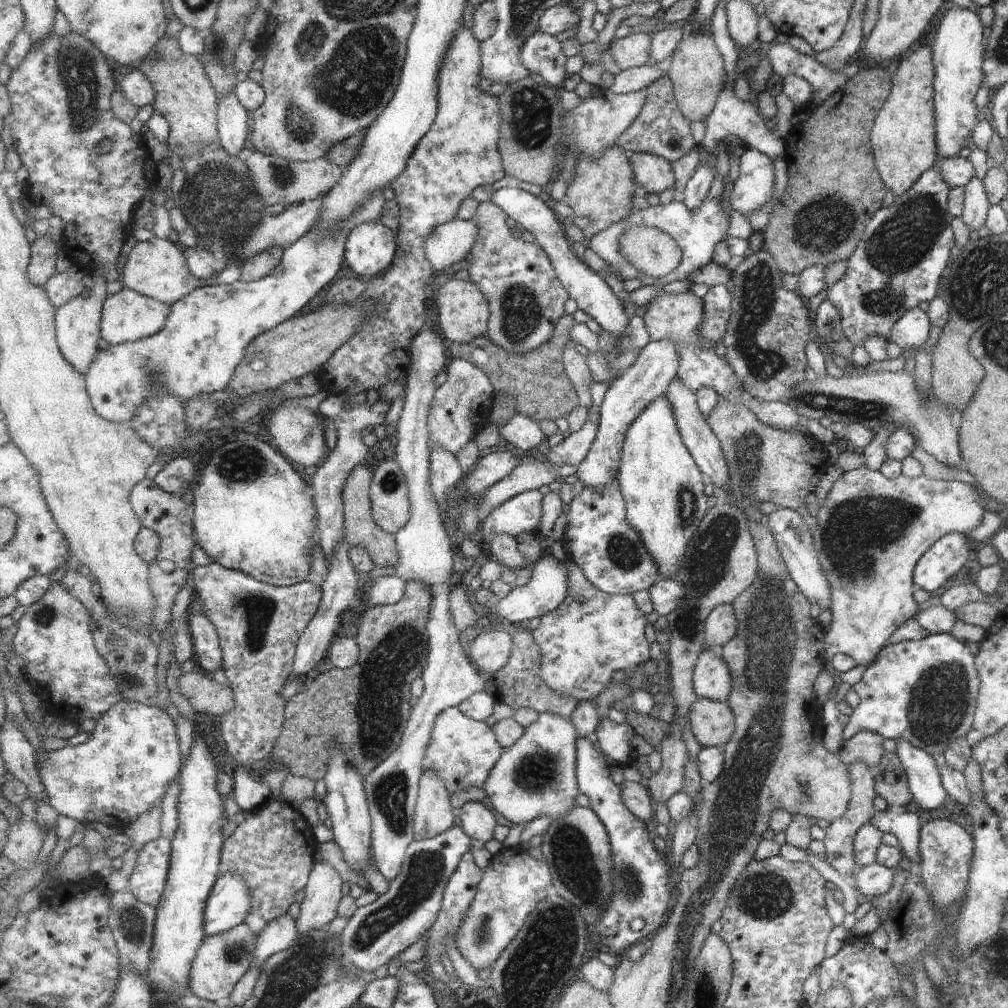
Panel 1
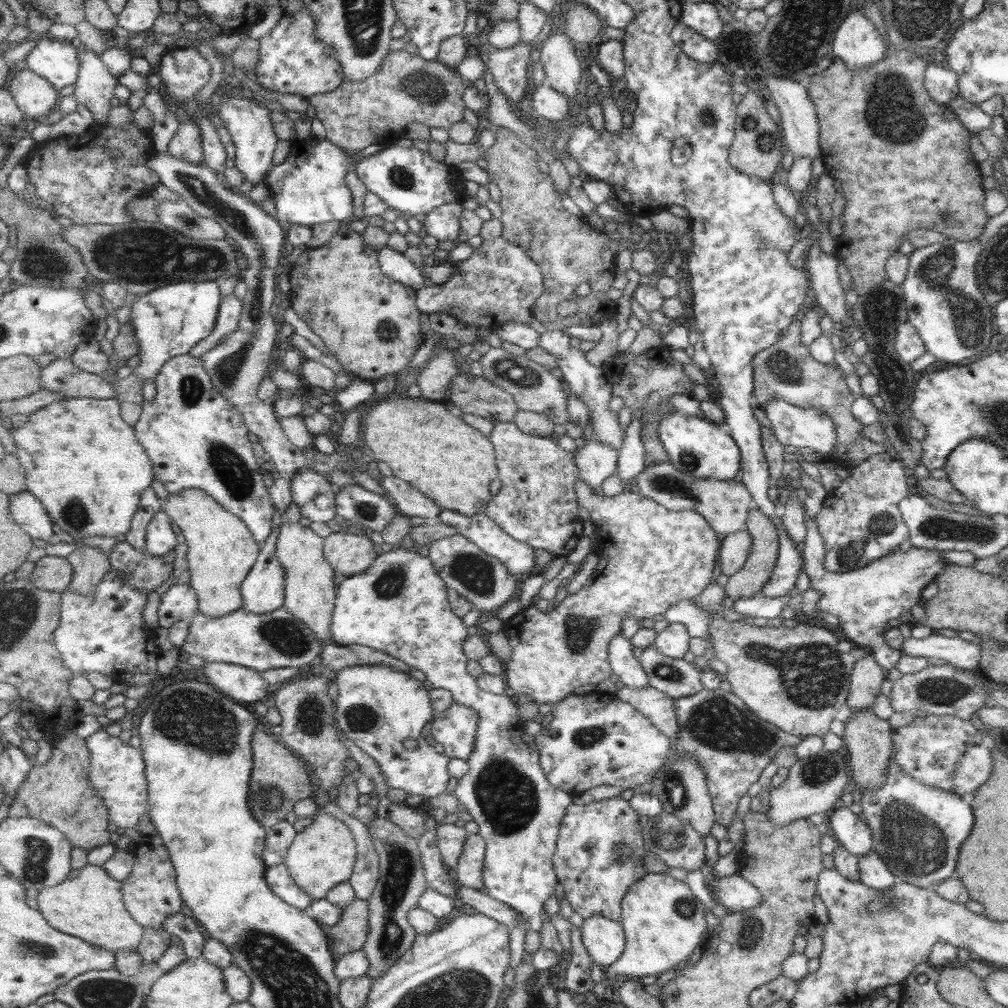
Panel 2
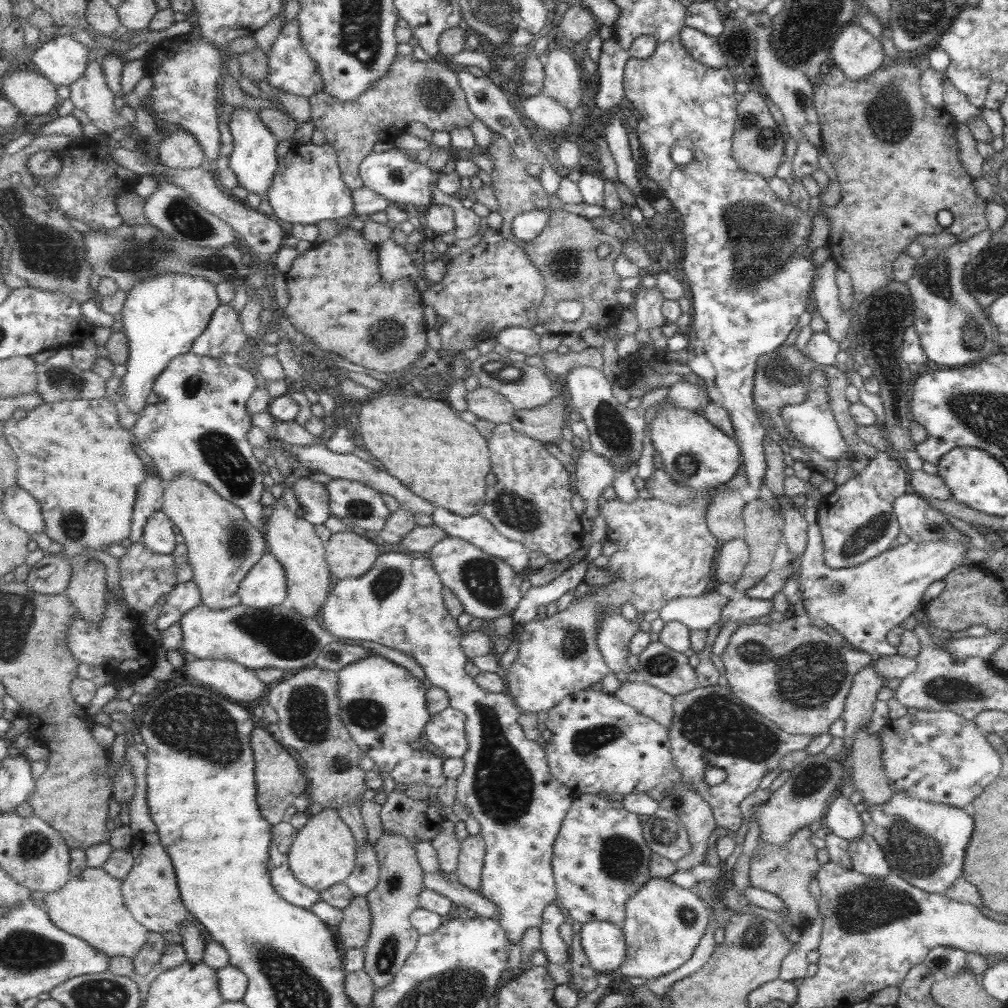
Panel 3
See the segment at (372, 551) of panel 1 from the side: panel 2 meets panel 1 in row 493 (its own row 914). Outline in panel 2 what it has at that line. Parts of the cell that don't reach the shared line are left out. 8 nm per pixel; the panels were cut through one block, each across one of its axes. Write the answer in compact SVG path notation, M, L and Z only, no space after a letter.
M362 899L344 909L341 921L331 927L331 947L338 957L364 950L370 936L370 904Z

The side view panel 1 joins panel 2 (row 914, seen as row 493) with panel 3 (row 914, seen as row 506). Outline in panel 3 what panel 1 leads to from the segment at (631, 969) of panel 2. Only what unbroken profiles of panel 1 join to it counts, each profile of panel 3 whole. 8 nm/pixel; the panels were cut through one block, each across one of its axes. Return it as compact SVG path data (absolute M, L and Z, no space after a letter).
M653 877L649 883L627 903L625 933L627 955L619 973L638 976L648 982L661 978L695 954L695 946L707 928L707 910L692 889L681 888L669 879Z

